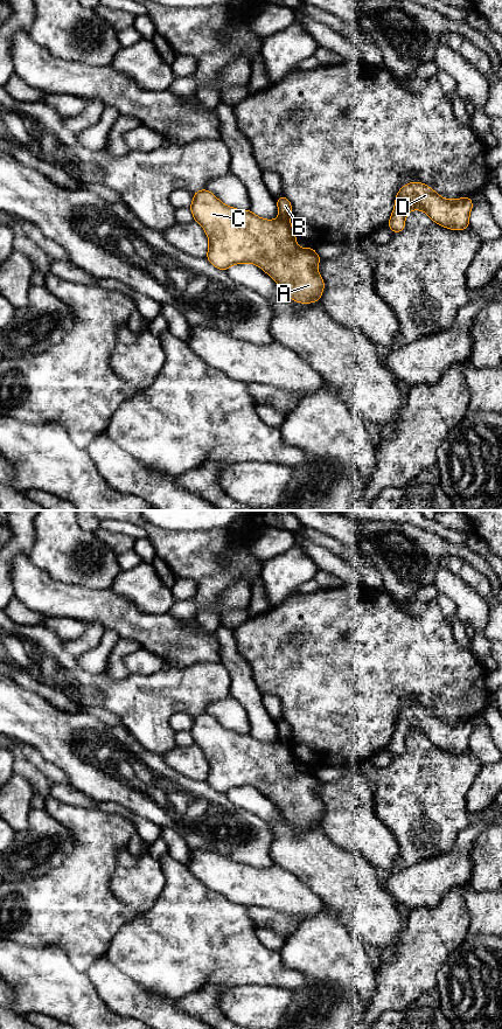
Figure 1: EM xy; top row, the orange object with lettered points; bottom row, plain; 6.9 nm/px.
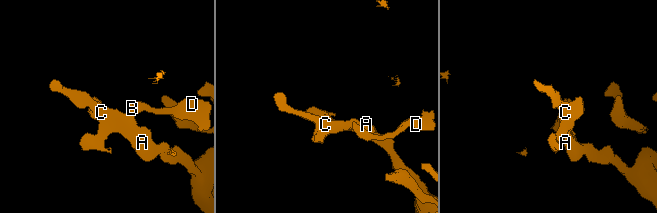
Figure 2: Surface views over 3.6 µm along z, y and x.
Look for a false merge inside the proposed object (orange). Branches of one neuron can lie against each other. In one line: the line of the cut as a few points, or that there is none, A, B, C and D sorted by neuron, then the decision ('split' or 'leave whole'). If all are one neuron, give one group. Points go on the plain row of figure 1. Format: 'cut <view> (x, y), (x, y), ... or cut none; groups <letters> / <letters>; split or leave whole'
cut xy (280, 739), (288, 744); groups A C / B D; split

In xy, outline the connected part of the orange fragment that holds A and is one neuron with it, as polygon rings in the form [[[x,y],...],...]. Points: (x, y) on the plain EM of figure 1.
[[[205,711],[194,716],[189,731],[194,744],[203,750],[209,762],[205,781],[215,791],[226,794],[235,787],[252,786],[273,801],[290,822],[301,827],[320,826],[325,806],[316,788],[322,781],[316,778],[314,771],[302,772],[297,769],[290,744],[281,741],[269,744],[259,742],[250,732],[238,733],[225,729]]]

